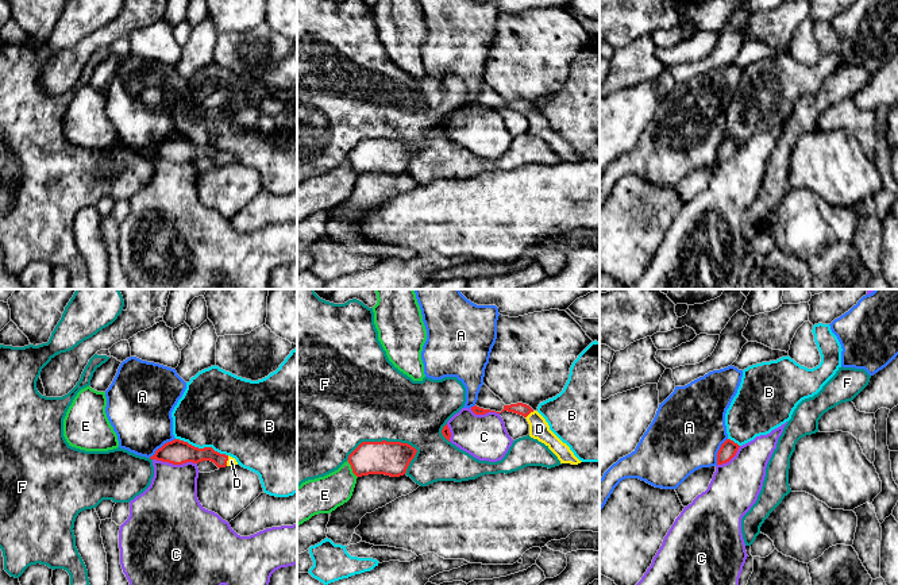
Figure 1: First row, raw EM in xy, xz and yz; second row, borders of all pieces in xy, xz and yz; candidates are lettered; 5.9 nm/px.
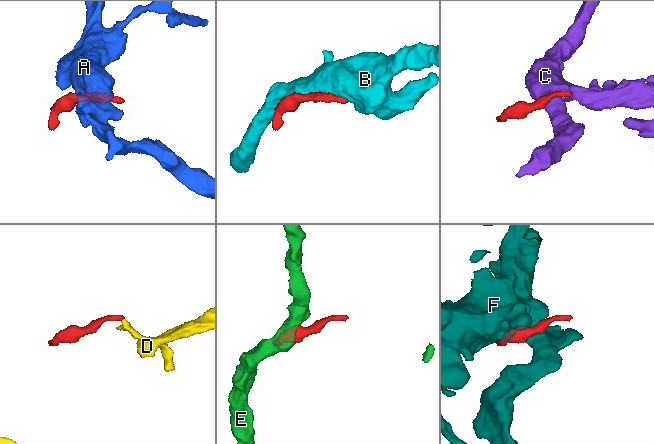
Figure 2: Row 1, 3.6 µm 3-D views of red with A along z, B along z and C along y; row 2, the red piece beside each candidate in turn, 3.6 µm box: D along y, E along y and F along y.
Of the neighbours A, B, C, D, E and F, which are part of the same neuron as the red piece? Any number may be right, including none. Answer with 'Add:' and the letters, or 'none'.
Add: D

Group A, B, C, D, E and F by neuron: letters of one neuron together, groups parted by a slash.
A / B / C / D / E / F

